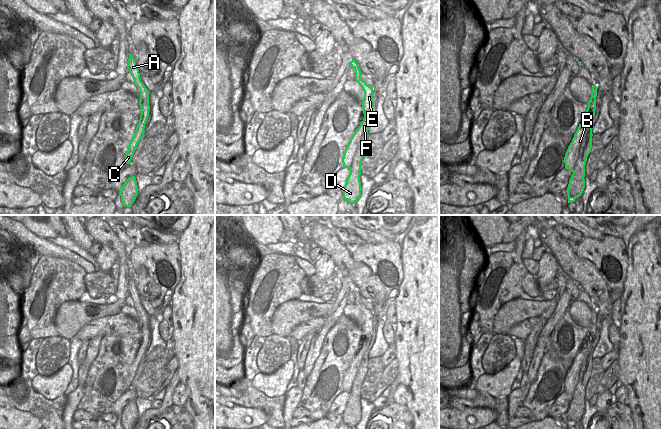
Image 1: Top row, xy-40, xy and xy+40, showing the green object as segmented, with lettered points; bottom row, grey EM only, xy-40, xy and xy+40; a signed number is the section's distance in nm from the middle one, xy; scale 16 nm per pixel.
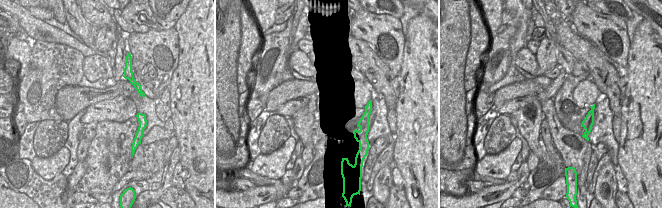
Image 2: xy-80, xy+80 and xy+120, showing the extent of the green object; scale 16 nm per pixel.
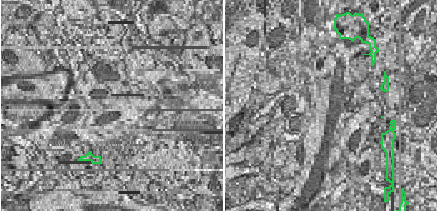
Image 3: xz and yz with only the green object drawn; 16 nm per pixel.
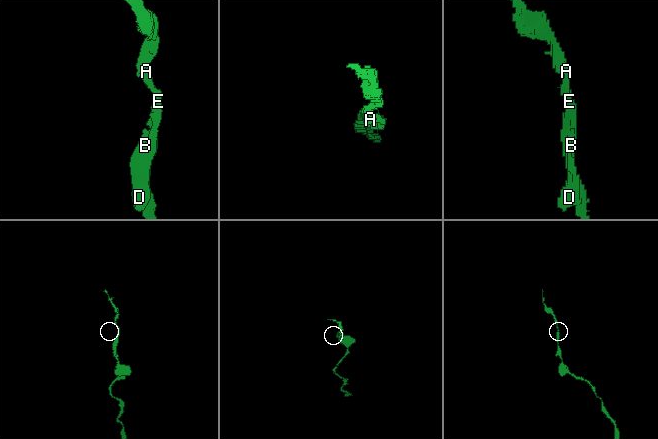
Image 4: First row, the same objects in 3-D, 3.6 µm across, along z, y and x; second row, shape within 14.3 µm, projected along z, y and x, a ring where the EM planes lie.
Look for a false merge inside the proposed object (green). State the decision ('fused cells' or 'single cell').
fused cells

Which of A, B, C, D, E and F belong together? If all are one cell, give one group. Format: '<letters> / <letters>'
A B C E F / D

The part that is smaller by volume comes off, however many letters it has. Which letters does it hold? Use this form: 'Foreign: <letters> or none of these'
Foreign: D

